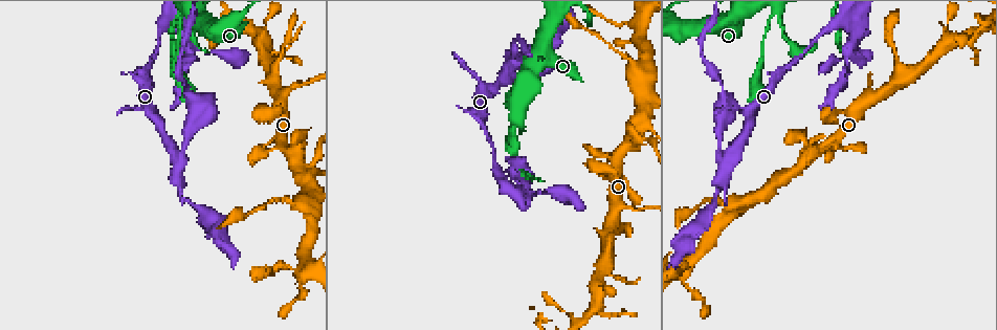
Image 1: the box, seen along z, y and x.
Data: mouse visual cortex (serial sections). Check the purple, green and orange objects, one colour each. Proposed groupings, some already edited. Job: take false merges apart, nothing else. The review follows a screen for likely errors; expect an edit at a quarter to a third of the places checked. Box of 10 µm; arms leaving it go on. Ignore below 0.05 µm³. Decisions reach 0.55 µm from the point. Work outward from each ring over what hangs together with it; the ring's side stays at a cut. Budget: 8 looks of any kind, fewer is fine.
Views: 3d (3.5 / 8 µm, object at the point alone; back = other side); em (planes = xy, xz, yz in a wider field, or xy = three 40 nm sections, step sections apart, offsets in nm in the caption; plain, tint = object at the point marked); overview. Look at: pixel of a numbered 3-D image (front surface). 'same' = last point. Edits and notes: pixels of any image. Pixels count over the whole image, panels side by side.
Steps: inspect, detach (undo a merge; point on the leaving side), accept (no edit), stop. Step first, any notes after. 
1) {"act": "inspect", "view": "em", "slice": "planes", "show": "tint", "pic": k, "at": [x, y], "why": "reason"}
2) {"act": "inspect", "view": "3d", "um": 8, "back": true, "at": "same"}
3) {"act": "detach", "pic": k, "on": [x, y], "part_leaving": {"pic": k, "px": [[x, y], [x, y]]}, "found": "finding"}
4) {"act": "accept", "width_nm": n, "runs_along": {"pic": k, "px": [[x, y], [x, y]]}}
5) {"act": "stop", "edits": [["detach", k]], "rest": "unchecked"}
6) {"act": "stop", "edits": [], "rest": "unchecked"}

{"act": "inspect", "view": "3d", "um": 8, "pic": 1, "at": [854, 43]}

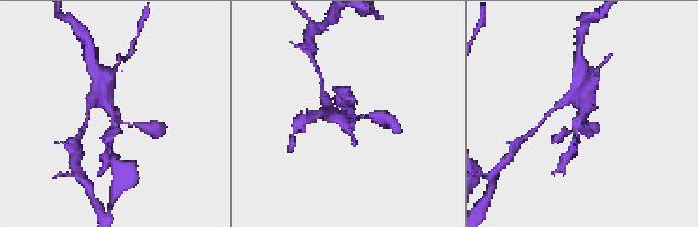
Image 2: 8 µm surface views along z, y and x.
{"act": "inspect", "view": "em", "slice": "xy", "step": 5, "show": "tint", "at": "same", "why": "need the tissue"}

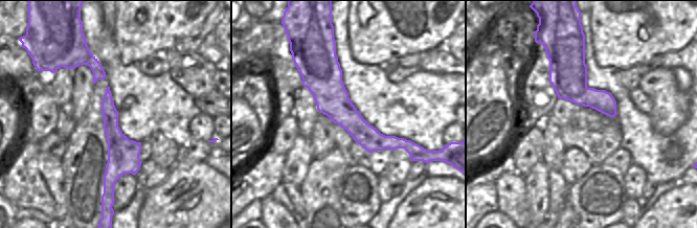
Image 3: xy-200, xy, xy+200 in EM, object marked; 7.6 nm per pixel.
{"act": "accept", "runs_along": {"pic": 3, "px": [[331, 50], [334, 103], [409, 150]]}, "found": "continuous, no second cell"}

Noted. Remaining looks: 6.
{"act": "inspect", "view": "3d", "um": 3.5, "pic": 1, "at": [293, 157], "why": "looks like a crossing"}

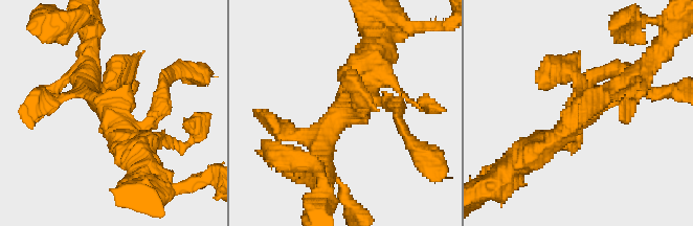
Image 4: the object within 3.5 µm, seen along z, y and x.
{"act": "inspect", "view": "em", "slice": "xy", "step": 3, "show": "tint", "pic": 4, "at": [348, 113], "arms": 4, "arm_widths_nm": [200, 250, 250, 350], "why": "shape alone is not enough"}

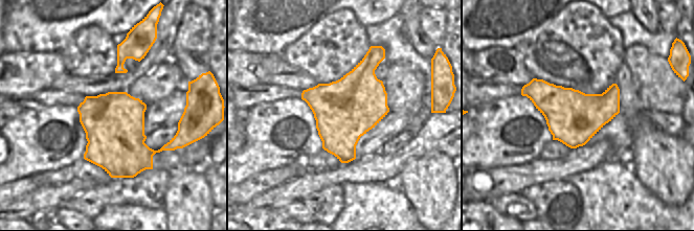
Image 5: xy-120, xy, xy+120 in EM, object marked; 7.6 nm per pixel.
{"act": "accept", "runs_along": {"pic": 4, "px": [[630, 76], [534, 154]]}, "found": "one cell here"}

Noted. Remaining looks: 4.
{"act": "inspect", "view": "3d", "um": 3.5, "pic": 1, "at": [288, 202], "why": "calibre changes"}

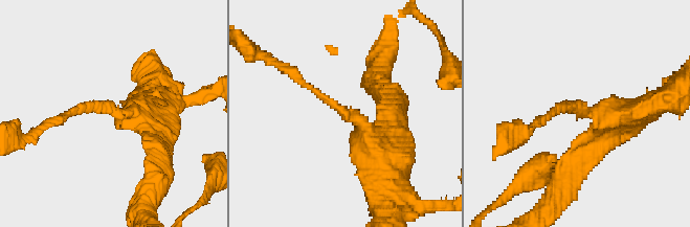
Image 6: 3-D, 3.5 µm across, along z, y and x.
{"act": "inspect", "view": "em", "slice": "xy", "step": 1, "show": "tint", "pic": 6, "at": [576, 109], "why": "shape alone is not enough"}

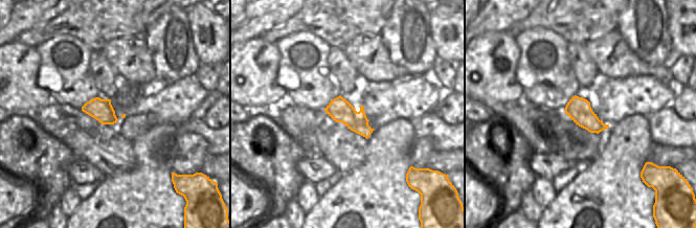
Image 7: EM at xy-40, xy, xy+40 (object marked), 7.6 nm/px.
{"act": "accept", "arm_widths_nm": [100, 400], "runs_along": {"pic": 6, "px": [[386, 161], [364, 126], [287, 72]]}, "found": "all the same cell"}

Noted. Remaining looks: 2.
{"act": "inspect", "view": "3d", "um": 3.5, "pic": 1, "at": [512, 65], "why": "side arm on a straight run"}

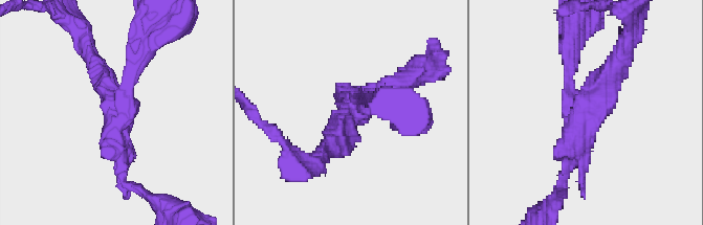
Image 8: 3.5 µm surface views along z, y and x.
{"act": "inspect", "view": "em", "slice": "xy", "step": 1, "show": "tint", "pic": 8, "at": [582, 108]}

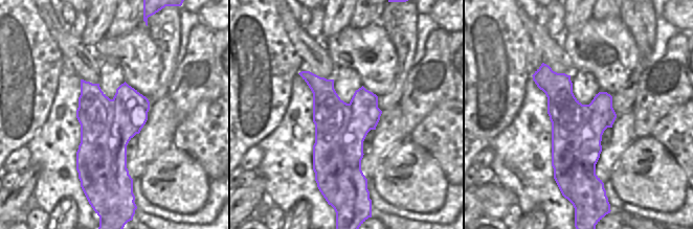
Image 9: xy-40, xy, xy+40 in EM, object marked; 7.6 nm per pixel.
{"act": "detach", "pic": 8, "on": [137, 71], "part_leaving": {"pic": 8, "px": [[122, 110], [148, 26]]}, "found": "a second cell is stuck on"}

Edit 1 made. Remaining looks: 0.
{"act": "stop", "edits": [["detach", 8]], "rest": "unchecked"}

